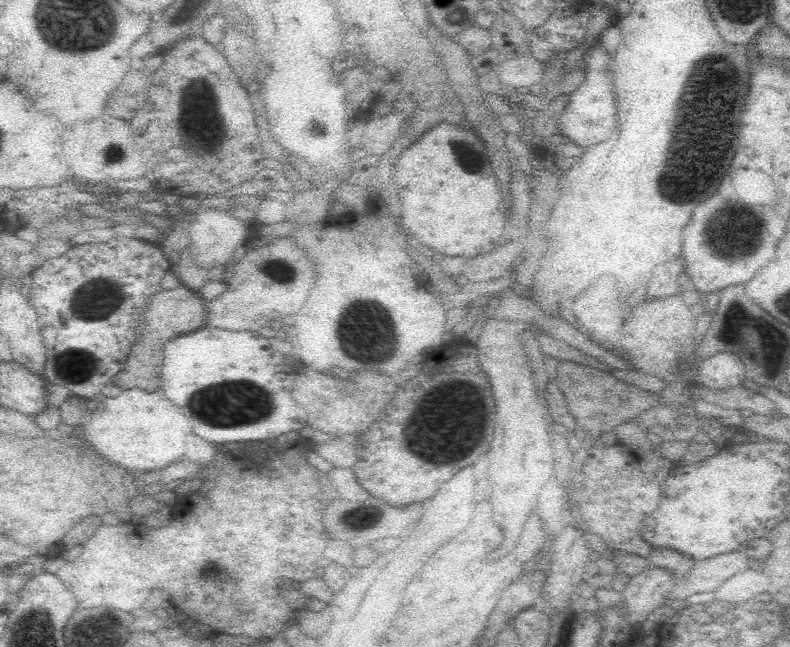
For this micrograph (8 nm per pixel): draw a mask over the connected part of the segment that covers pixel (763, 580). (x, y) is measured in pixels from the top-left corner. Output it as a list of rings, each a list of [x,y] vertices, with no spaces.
[[[744,570],[728,578],[722,586],[718,586],[714,594],[722,602],[746,602],[754,594],[760,594],[766,590],[768,590],[768,578],[764,574],[754,570]]]

